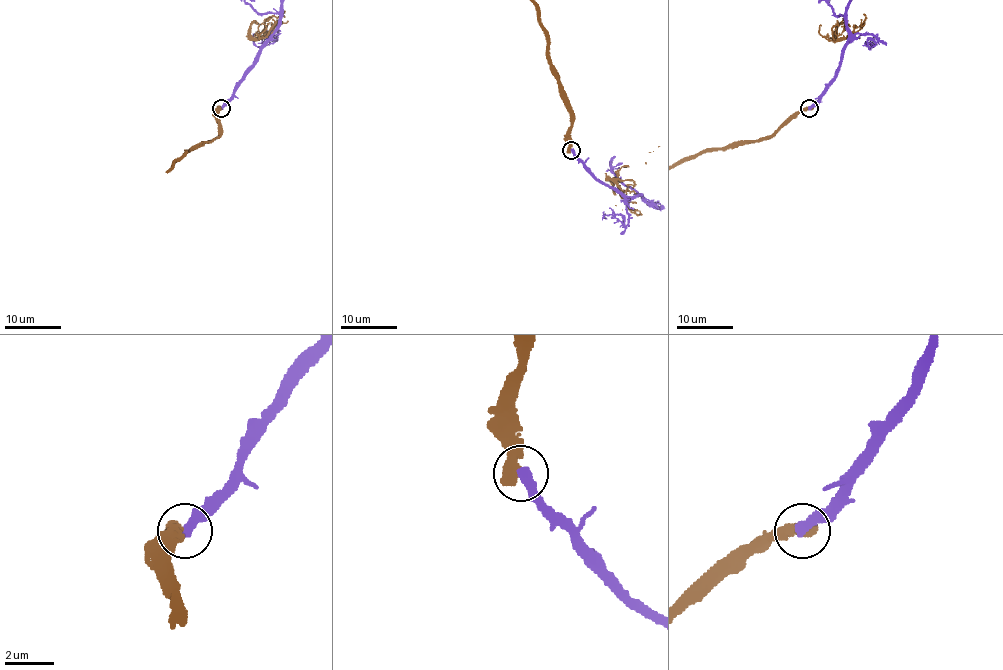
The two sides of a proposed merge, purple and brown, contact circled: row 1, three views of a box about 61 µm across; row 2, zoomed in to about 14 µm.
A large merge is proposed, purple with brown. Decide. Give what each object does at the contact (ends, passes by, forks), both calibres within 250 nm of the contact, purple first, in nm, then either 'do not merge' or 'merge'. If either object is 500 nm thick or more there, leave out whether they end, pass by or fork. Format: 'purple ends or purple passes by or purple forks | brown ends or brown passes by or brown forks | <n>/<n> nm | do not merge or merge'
400/600 nm | do not merge

